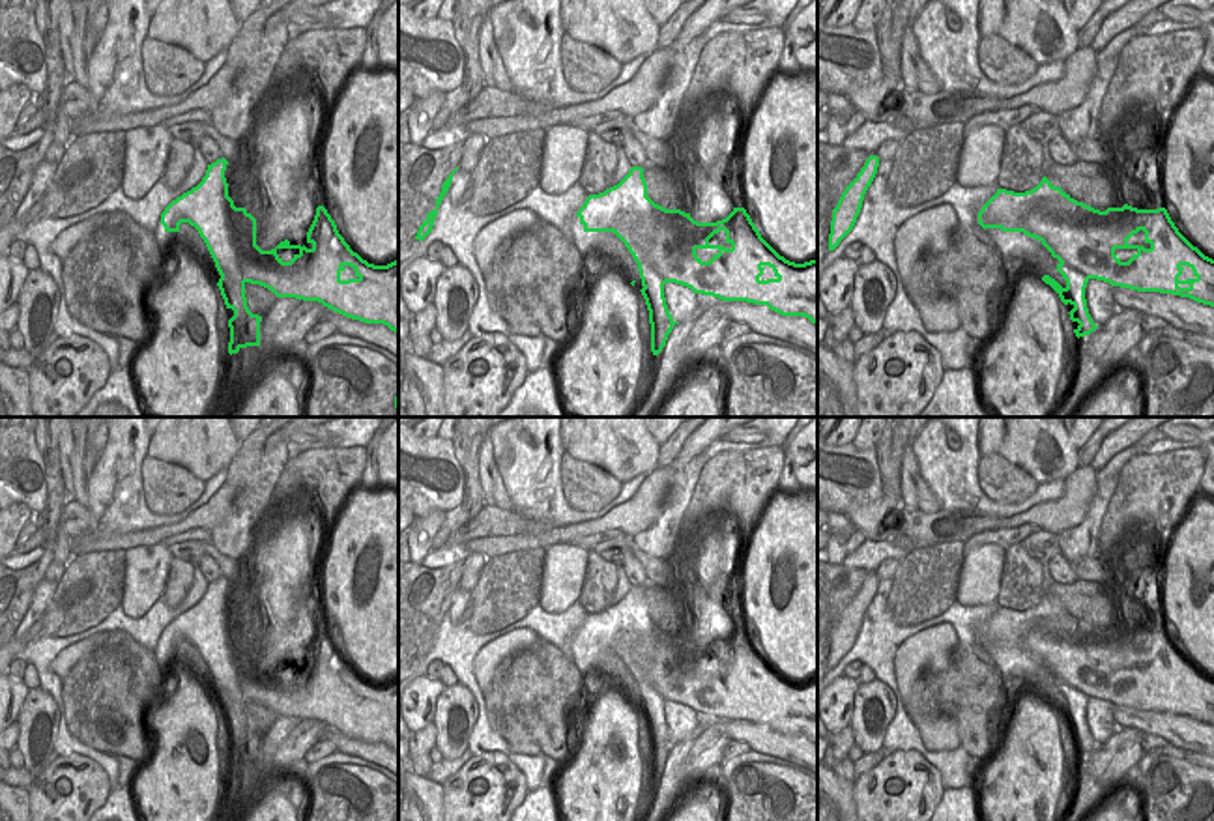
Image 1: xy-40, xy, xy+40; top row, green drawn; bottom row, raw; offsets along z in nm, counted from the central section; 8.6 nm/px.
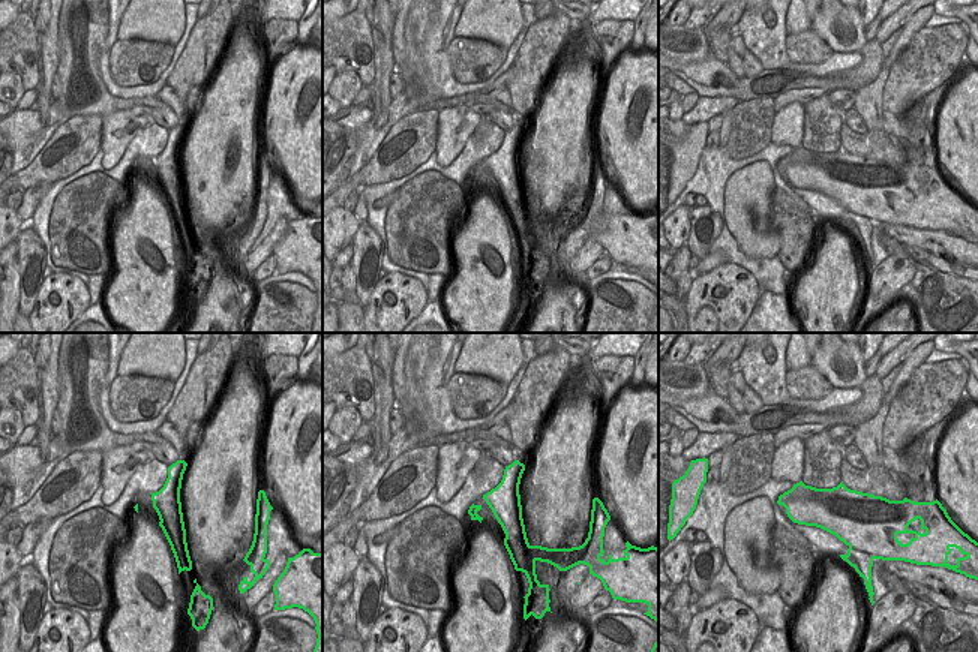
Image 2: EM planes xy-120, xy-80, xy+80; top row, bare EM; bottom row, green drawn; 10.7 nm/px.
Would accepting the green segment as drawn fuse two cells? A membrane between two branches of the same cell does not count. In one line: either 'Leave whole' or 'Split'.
Leave whole

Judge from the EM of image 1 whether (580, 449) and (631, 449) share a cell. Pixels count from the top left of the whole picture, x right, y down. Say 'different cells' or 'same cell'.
same cell

